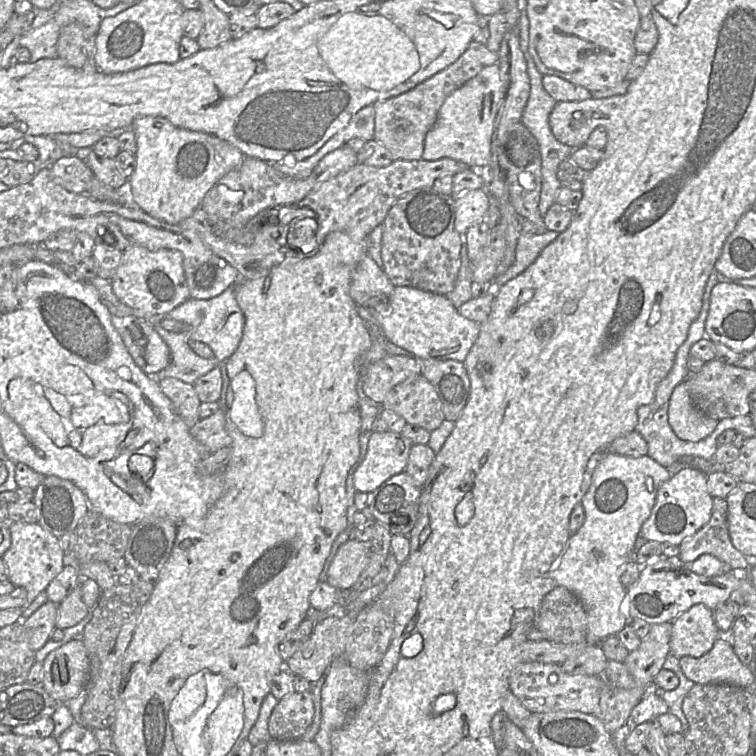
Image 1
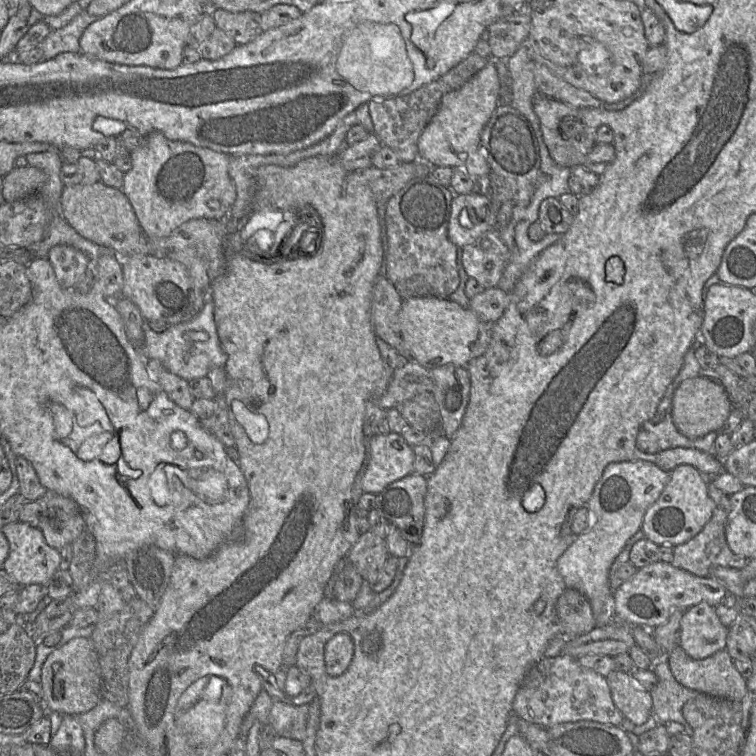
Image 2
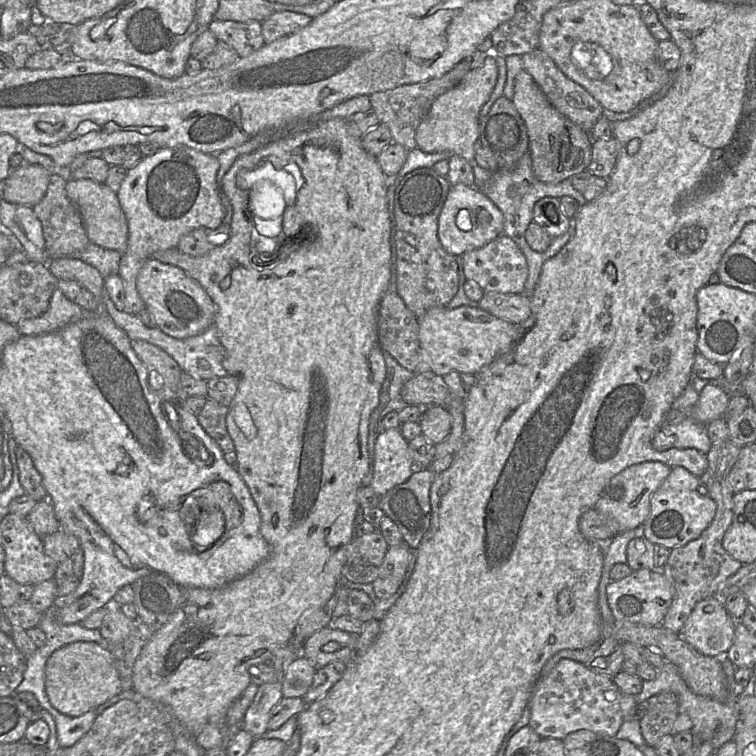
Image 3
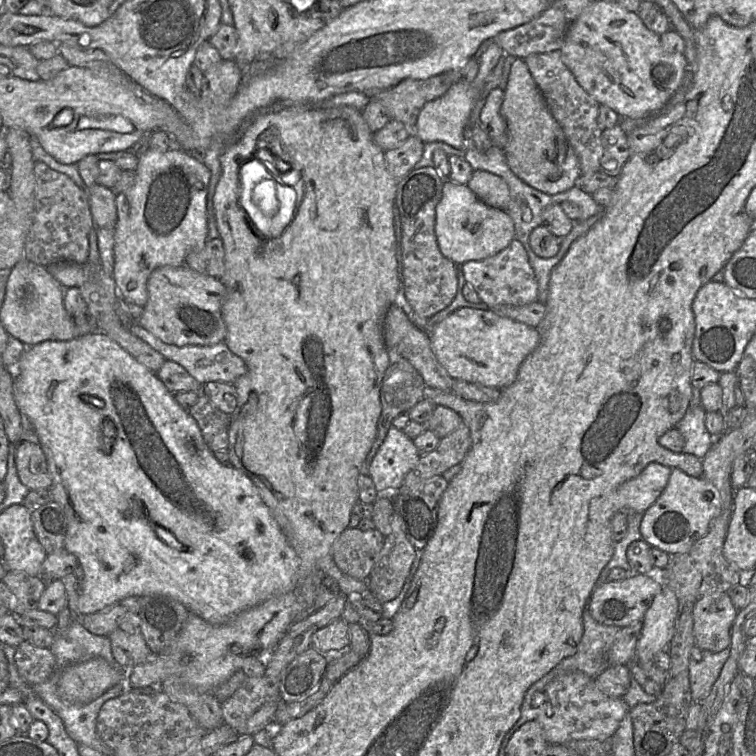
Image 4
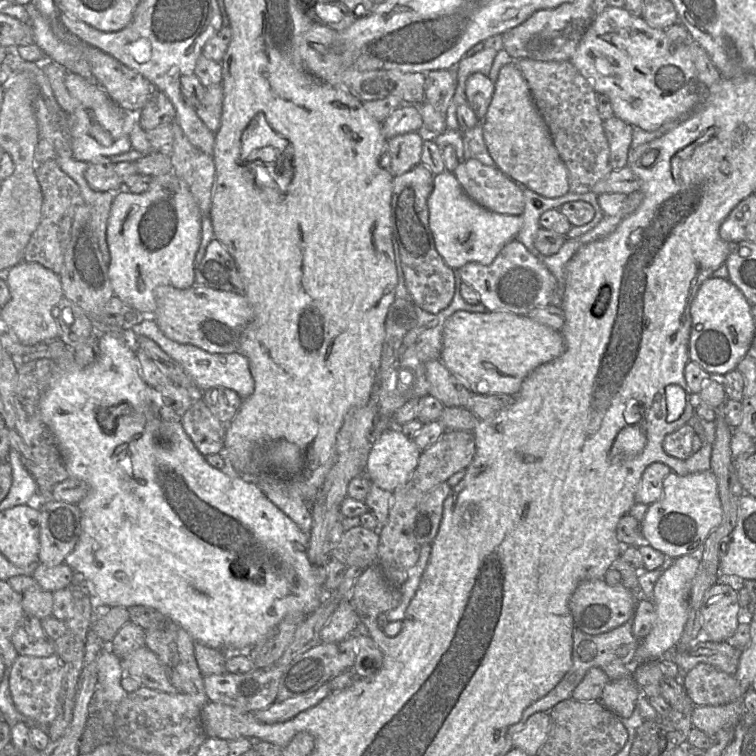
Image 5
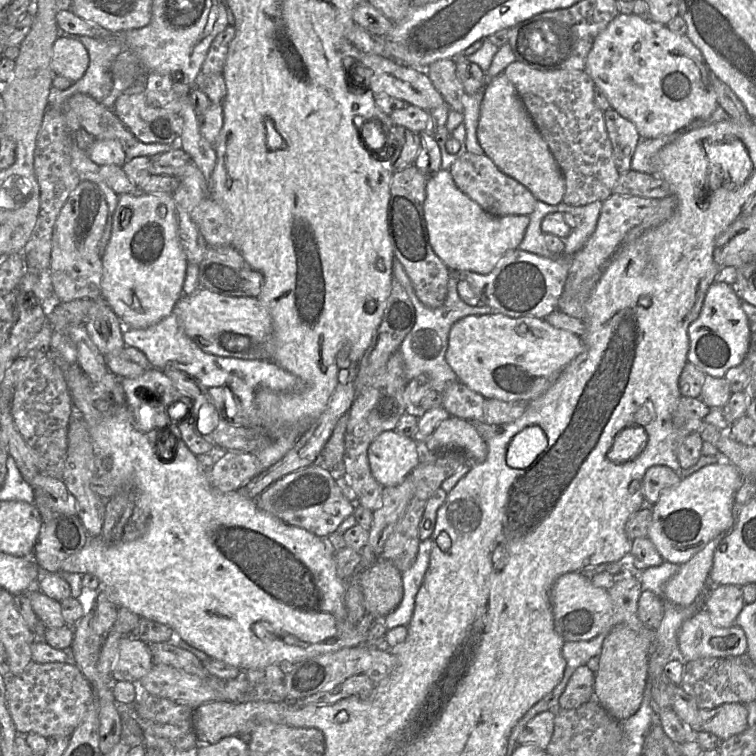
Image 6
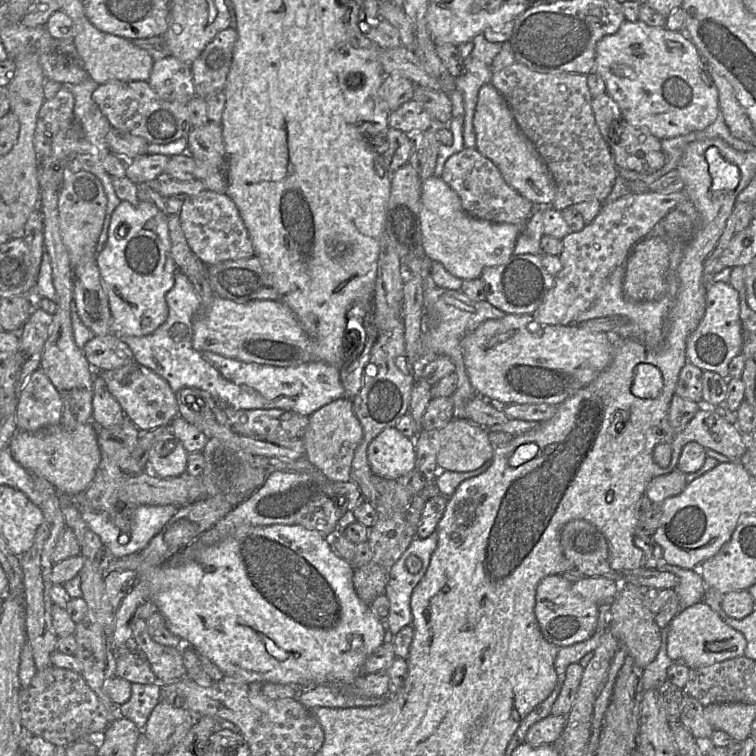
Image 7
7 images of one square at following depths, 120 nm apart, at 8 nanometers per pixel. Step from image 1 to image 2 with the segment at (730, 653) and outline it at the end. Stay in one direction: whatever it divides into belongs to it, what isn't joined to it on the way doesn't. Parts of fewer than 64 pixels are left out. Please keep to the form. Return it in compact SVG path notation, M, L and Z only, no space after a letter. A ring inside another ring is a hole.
M680 645L668 654L668 662L676 680L683 686L713 697L742 701L747 694L747 680L740 674L727 649L703 659L691 658Z

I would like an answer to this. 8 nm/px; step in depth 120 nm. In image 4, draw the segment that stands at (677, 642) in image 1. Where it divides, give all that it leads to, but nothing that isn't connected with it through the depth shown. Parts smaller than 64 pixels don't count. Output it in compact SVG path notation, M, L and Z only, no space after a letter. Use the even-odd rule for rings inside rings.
M714 592L699 598L693 607L695 646L711 652L729 648L737 613L726 592Z

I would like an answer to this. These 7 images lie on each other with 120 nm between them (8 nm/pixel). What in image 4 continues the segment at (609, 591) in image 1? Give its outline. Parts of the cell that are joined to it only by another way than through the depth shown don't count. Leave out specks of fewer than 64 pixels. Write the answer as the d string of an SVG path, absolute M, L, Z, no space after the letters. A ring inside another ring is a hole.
M649 463L639 475L617 489L618 510L643 514L665 489L670 473L668 466Z

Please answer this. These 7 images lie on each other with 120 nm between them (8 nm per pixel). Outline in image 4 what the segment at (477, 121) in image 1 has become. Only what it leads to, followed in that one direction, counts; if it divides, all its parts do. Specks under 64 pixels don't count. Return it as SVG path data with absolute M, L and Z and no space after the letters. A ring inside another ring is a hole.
M493 41L479 59L479 70L476 77L471 82L453 84L444 95L428 102L418 115L413 134L424 143L444 142L456 149L466 150L467 144L463 135L465 126L476 101L480 97L485 79L495 68L503 52L502 48Z

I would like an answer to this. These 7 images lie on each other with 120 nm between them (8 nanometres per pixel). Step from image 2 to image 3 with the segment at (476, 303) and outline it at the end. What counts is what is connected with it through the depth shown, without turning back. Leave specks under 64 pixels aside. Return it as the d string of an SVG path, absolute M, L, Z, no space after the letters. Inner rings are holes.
M484 292L478 308L513 324L521 324L531 317L530 297L524 294Z

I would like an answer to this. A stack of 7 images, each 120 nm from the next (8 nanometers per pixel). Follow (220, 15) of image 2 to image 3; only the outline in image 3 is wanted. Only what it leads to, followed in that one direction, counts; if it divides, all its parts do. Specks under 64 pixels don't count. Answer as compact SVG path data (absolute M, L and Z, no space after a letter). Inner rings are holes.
M214 19L209 27L218 41L232 47L239 57L247 57L264 45L262 23L234 22Z

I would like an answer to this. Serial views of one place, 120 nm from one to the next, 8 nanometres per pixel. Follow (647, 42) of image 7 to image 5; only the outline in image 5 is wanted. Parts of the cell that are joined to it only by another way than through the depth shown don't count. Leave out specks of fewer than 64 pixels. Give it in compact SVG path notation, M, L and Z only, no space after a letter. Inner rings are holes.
M608 5L587 29L569 61L596 93L609 97L614 116L644 131L656 131L669 122L681 122L705 104L708 88L699 87L688 44L670 40L665 30L651 27L642 17L632 16L624 7Z

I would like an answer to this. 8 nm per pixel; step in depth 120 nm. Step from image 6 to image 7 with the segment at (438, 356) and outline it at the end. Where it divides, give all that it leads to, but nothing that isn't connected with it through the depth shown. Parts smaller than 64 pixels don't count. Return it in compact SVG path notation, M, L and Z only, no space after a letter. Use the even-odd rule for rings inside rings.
M430 273L421 278L421 287L423 311L427 314L427 323L423 323L423 314L421 318L421 363L439 355L448 356L453 361L455 365L454 372L457 375L457 387L451 395L454 405L454 417L466 418L465 406L476 393L466 372L461 340L486 320L502 318L506 313L486 300L479 302L471 300L461 290L449 290L437 286Z

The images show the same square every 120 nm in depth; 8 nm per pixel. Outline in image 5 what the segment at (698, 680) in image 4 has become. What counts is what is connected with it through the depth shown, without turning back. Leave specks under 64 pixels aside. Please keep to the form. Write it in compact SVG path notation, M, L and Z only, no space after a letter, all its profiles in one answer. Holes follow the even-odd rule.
M692 641L686 648L667 650L662 660L674 662L680 669L680 675L690 671L699 663L706 663L734 675L742 650L736 649L727 642Z

